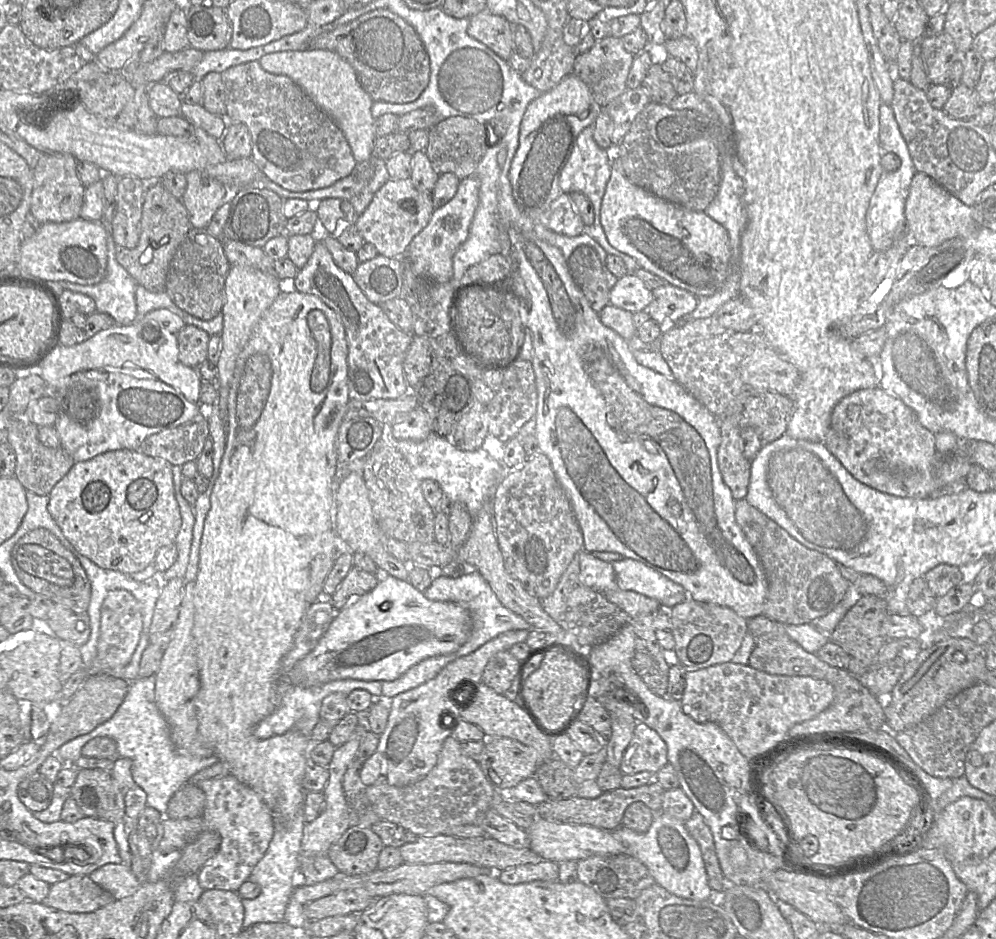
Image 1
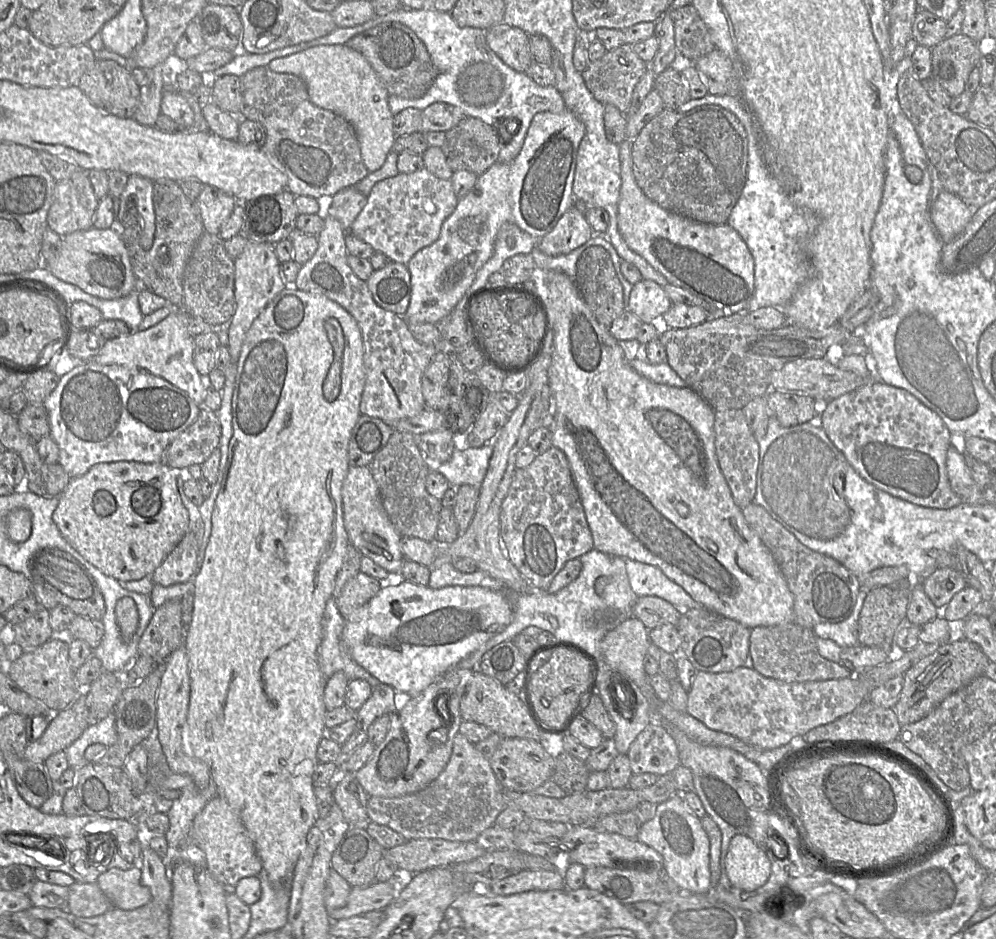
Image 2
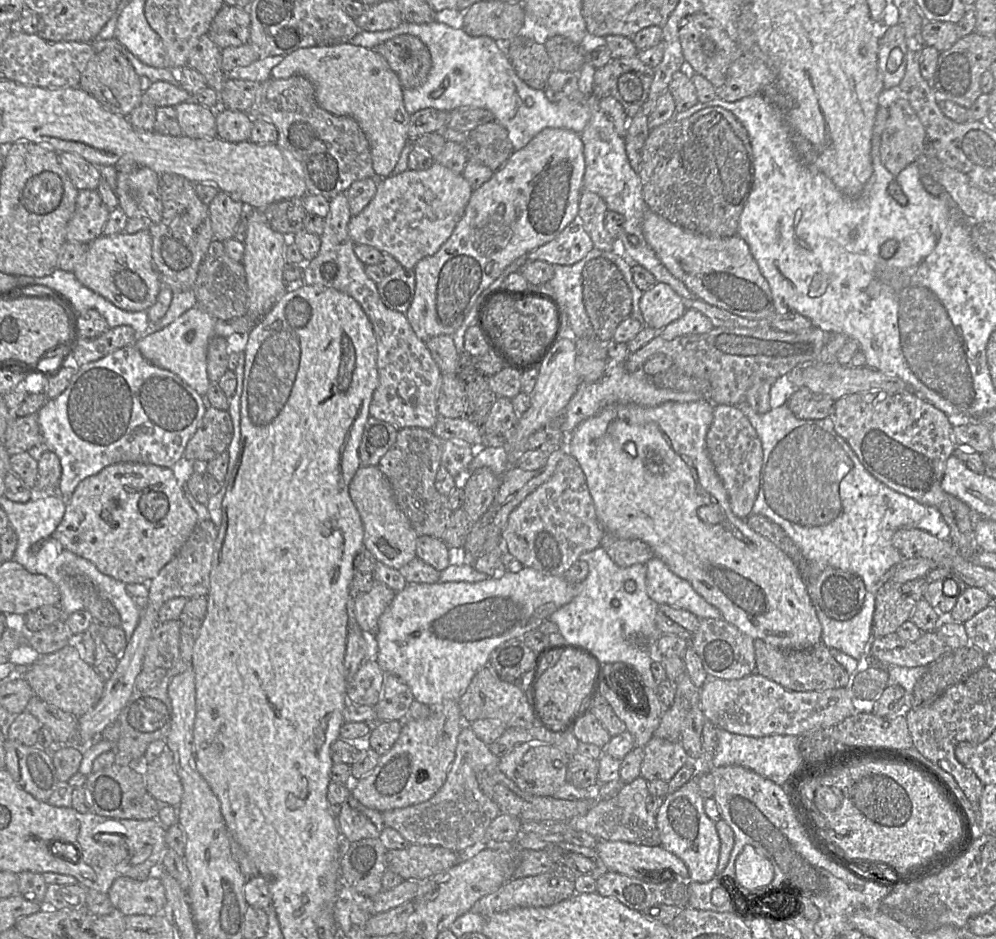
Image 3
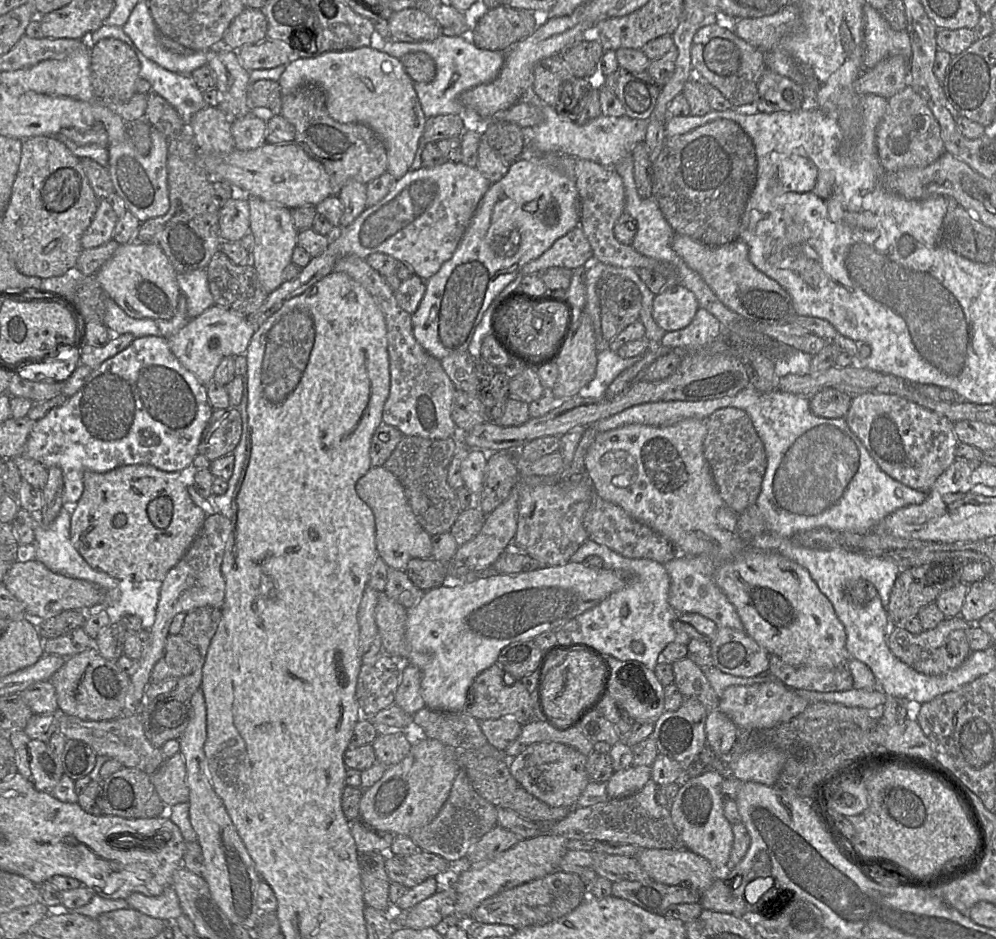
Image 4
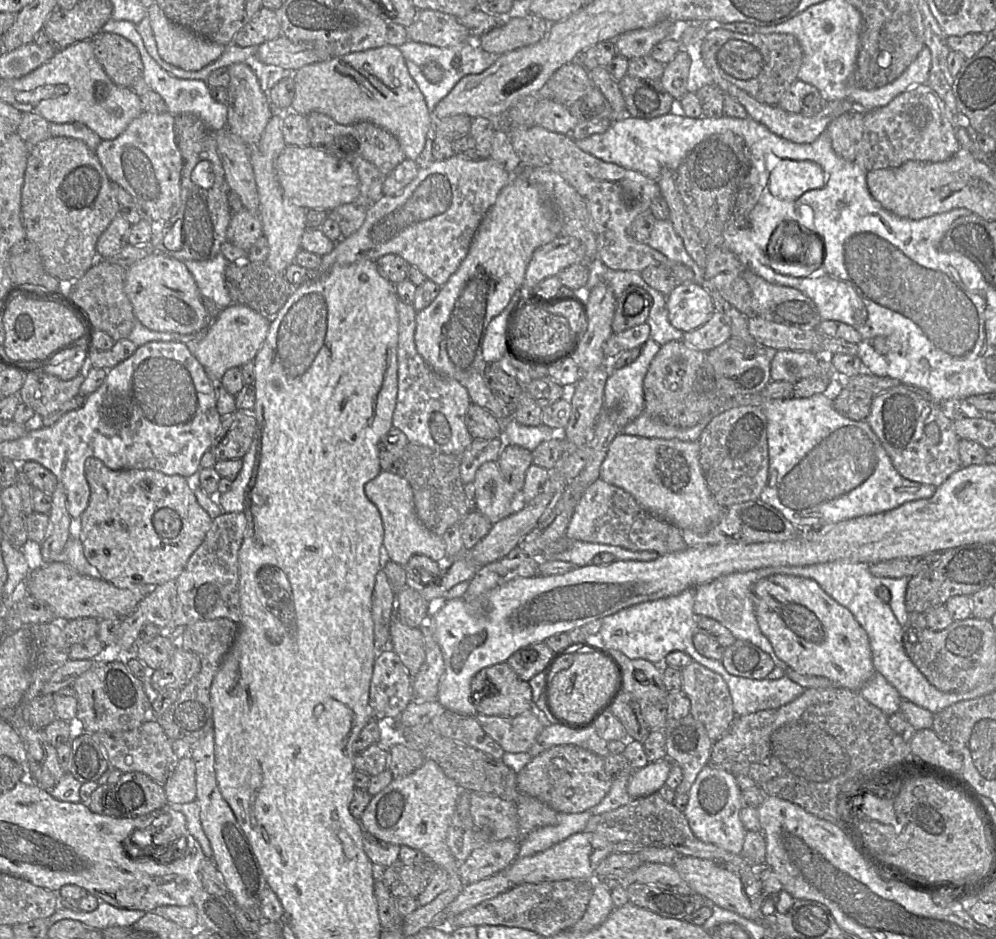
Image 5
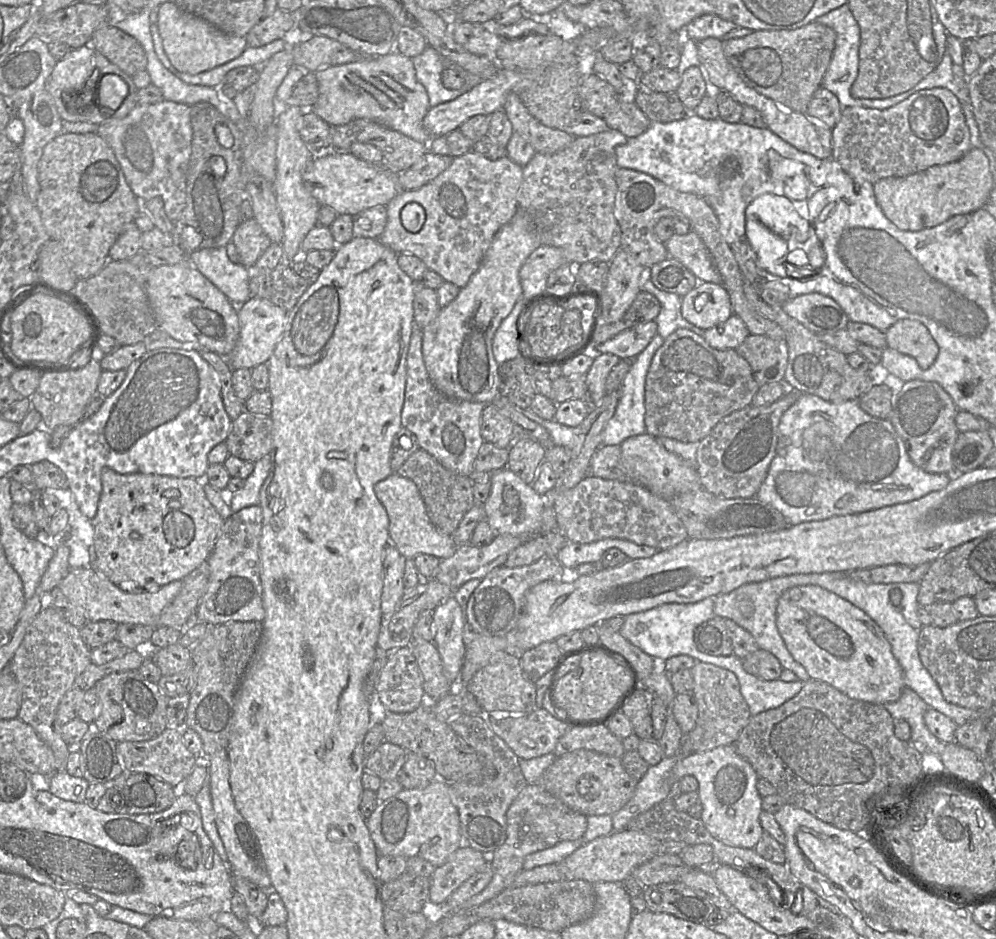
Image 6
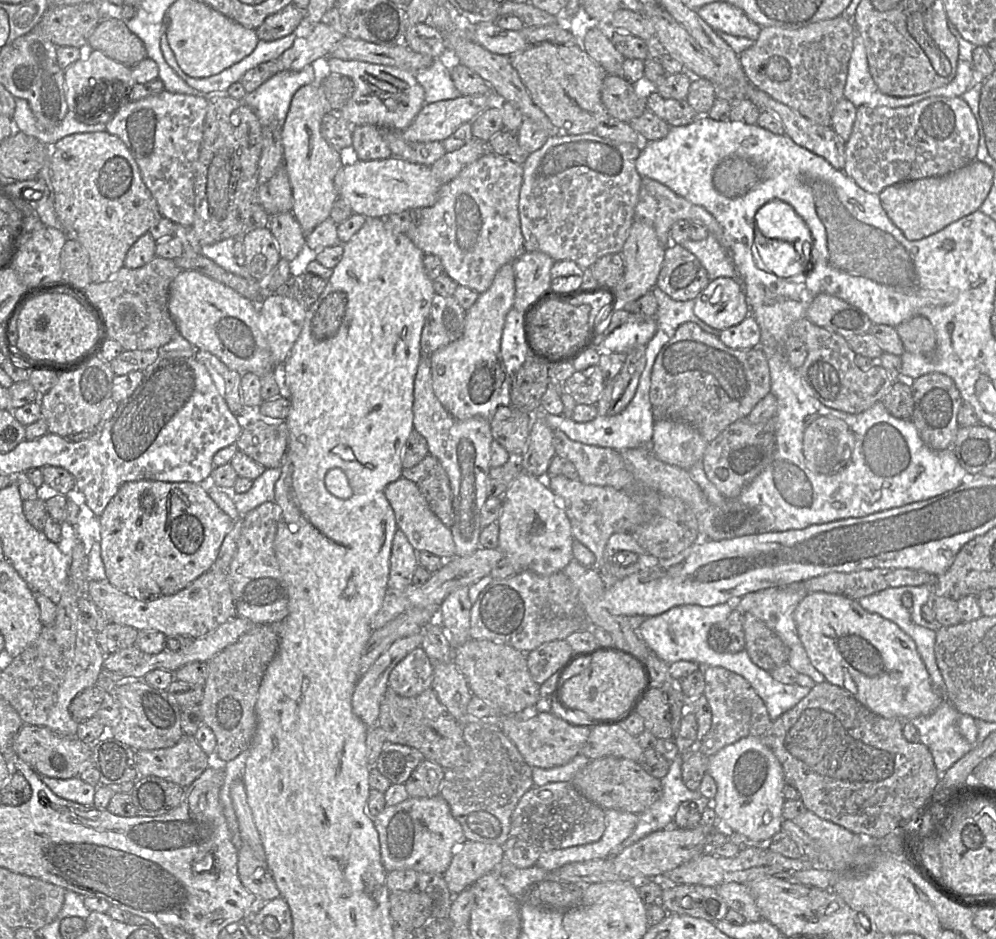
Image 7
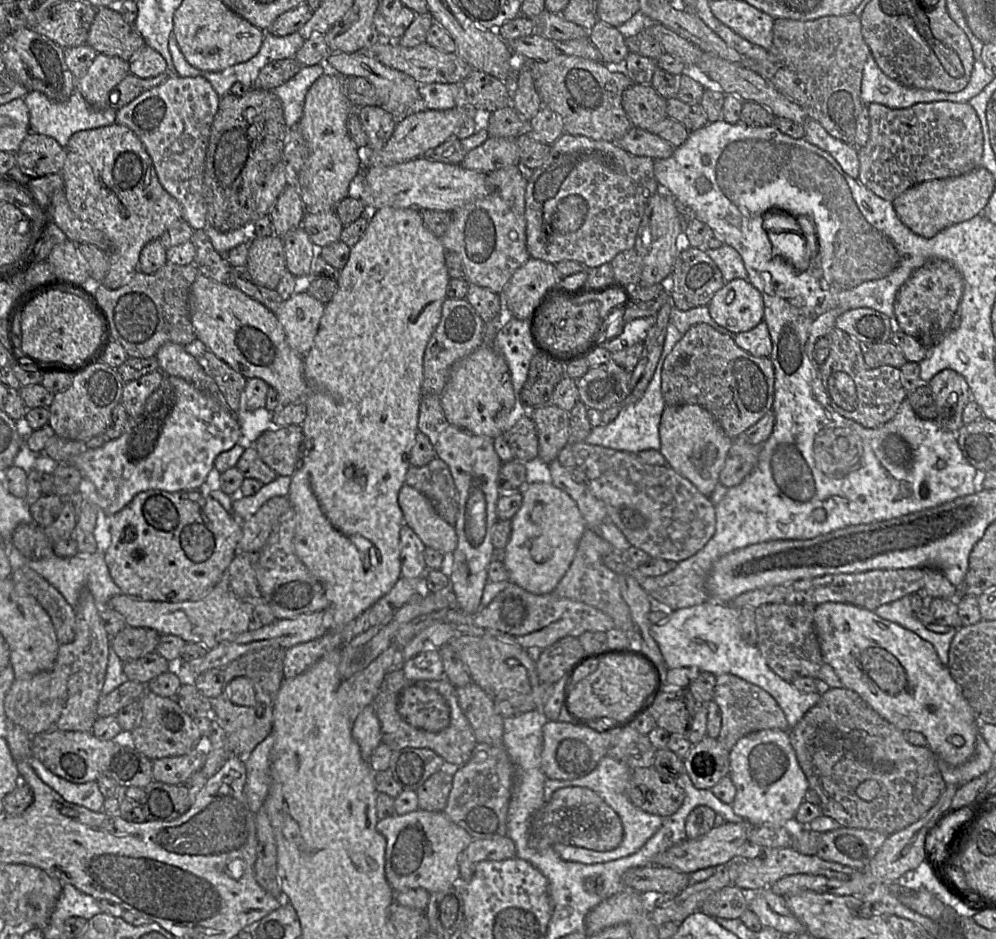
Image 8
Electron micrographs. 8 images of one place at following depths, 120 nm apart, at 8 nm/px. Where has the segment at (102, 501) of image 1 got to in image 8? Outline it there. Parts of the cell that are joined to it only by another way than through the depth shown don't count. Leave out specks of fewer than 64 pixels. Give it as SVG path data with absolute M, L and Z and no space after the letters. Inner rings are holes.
M203 487L177 492L153 489L140 492L124 508L110 517L110 534L111 543L104 553L104 559L113 581L120 588L122 594L143 601L175 603L200 600L212 590L237 553L237 546L242 537L242 524L233 513L227 512Z

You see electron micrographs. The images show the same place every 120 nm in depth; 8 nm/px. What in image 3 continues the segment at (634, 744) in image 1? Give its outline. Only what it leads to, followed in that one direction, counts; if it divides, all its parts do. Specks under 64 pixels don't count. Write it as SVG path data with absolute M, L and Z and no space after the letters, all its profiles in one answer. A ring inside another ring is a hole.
M654 736L643 749L640 777L647 781L668 782L689 760L688 754L679 742L670 742Z

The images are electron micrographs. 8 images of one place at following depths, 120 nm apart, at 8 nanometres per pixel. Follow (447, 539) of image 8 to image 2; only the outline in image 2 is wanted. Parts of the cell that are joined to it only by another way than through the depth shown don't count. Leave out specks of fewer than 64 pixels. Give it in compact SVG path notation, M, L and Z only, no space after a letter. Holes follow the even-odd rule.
M352 466L342 486L342 504L344 525L349 542L362 555L371 558L376 564L387 570L392 577L400 577L405 558L401 552L401 535L390 521L380 497L378 486L369 466Z

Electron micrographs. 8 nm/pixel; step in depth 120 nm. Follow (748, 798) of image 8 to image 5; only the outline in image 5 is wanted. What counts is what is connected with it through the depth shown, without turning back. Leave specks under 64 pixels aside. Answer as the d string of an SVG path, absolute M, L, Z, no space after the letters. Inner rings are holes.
M664 759L634 770L628 779L628 795L635 799L658 793L658 790L665 785L672 765L671 760ZM707 764L697 775L688 796L683 814L695 837L731 853L740 854L747 832L740 820L740 811L745 803L734 775Z

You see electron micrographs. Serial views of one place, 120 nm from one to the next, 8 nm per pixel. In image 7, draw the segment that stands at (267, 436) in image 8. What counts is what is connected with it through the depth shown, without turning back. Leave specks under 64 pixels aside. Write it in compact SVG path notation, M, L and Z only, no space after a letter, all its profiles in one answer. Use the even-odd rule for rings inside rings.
M262 417L242 429L236 445L240 452L265 468L278 468L286 454L288 439L285 420Z

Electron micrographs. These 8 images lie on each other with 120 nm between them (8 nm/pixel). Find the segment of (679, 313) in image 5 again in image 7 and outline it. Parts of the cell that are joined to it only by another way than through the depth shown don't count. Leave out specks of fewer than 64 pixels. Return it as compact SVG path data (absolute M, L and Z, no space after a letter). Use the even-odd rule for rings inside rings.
M727 277L711 280L706 288L694 299L693 311L699 319L718 330L737 325L750 315L750 307L742 284L737 278Z

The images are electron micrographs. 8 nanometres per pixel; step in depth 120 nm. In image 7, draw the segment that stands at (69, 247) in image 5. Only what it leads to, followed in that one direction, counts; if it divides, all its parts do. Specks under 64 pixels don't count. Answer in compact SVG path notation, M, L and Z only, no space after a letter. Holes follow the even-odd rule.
M89 132L89 133L75 133L63 137L57 141L50 151L50 157L48 162L49 179L54 191L54 208L56 215L63 226L64 232L69 238L78 241L87 251L89 255L89 269L90 278L92 283L102 283L107 281L112 275L117 273L122 267L124 267L124 260L130 247L145 233L149 232L149 229L155 225L162 217L156 200L142 180L140 169L133 158L132 154L122 142L122 140L108 133L102 132Z

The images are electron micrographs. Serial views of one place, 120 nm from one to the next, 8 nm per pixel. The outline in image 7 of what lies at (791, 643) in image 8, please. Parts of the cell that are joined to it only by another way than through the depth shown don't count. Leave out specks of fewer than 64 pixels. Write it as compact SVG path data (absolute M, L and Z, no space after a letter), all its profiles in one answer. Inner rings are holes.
M744 613L745 651L752 662L771 672L788 662L789 649L766 624L750 613Z

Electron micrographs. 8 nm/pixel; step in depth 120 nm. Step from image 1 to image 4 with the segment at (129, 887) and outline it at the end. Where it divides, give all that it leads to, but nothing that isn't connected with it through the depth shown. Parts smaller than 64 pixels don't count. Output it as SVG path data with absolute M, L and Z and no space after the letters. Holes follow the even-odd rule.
M167 886L158 896L133 893L125 901L129 908L161 920L174 921L183 913L179 899L172 886Z

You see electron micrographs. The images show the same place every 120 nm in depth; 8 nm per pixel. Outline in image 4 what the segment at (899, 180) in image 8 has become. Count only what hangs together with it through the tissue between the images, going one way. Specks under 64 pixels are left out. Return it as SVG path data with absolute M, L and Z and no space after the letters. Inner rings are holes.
M909 85L887 99L887 108L876 131L876 146L886 172L922 168L946 153L940 126L921 96Z

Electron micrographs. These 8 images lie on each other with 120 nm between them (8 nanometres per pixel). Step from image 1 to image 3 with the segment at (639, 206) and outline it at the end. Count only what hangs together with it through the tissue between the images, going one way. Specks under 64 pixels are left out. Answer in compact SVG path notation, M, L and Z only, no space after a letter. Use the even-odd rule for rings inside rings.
M647 209L644 214L642 231L646 242L663 265L672 275L681 280L695 297L749 319L767 320L770 316L776 314L770 286L761 274L748 244L738 235L730 237L705 236L673 224L650 209Z

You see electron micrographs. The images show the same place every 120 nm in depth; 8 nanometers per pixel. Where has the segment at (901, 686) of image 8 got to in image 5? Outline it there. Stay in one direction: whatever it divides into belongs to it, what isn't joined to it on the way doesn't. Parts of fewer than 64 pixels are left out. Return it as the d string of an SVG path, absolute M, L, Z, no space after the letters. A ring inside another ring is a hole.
M790 575L768 576L754 584L752 597L761 632L770 641L776 656L799 674L825 677L836 686L859 691L877 672L866 631L852 613L830 597L815 580Z

